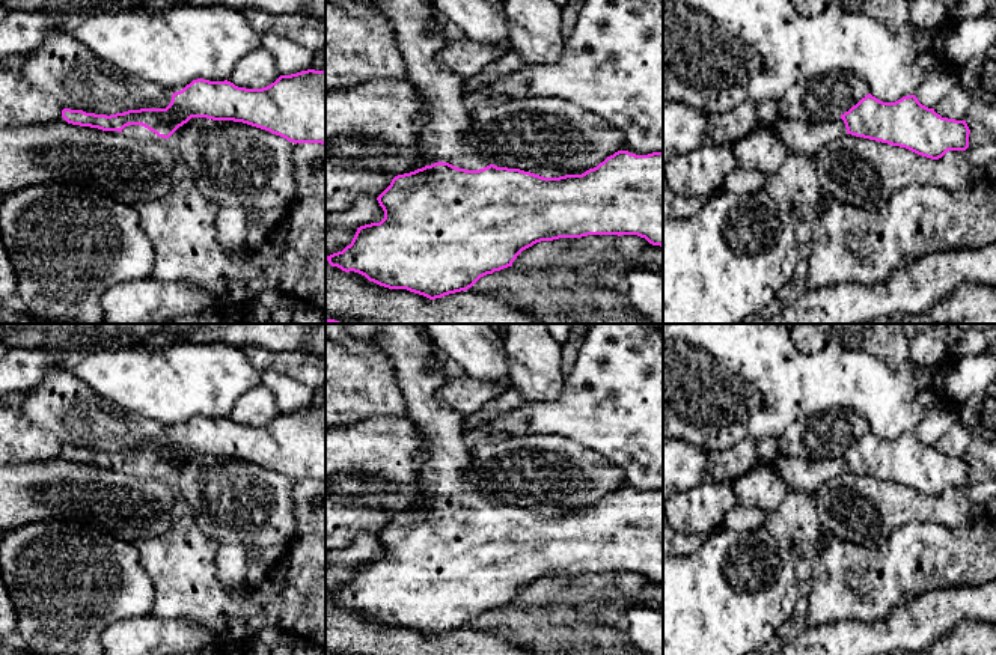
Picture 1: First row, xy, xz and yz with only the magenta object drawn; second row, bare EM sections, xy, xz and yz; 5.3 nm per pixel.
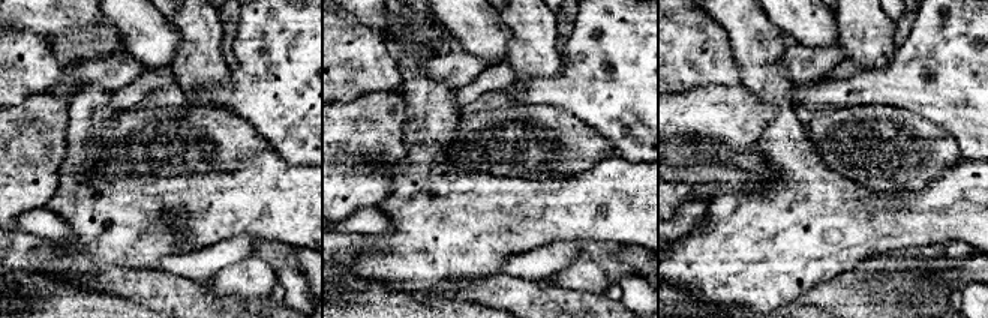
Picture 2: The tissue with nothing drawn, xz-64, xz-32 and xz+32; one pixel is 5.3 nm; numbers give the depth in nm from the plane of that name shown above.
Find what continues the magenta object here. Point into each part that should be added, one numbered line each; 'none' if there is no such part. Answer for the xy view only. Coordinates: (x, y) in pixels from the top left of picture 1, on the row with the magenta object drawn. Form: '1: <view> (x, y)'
1: xy (140, 131)

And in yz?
1: yz (806, 137)

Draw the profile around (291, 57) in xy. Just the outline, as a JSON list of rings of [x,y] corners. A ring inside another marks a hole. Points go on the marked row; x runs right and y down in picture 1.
[[[262,35],[261,47],[276,59],[280,75],[313,69],[313,53],[280,35]]]

